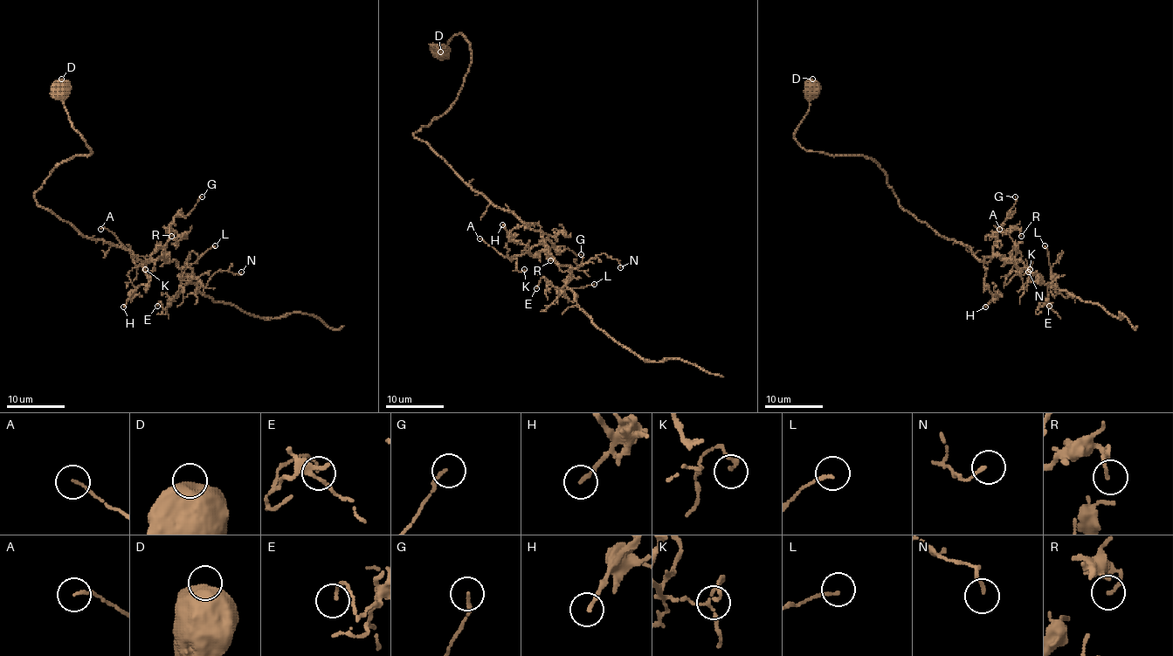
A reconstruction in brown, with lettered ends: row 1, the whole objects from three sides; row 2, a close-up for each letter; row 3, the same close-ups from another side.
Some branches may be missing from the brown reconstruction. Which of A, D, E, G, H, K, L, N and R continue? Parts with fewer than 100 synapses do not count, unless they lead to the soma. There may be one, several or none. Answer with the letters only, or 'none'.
none

